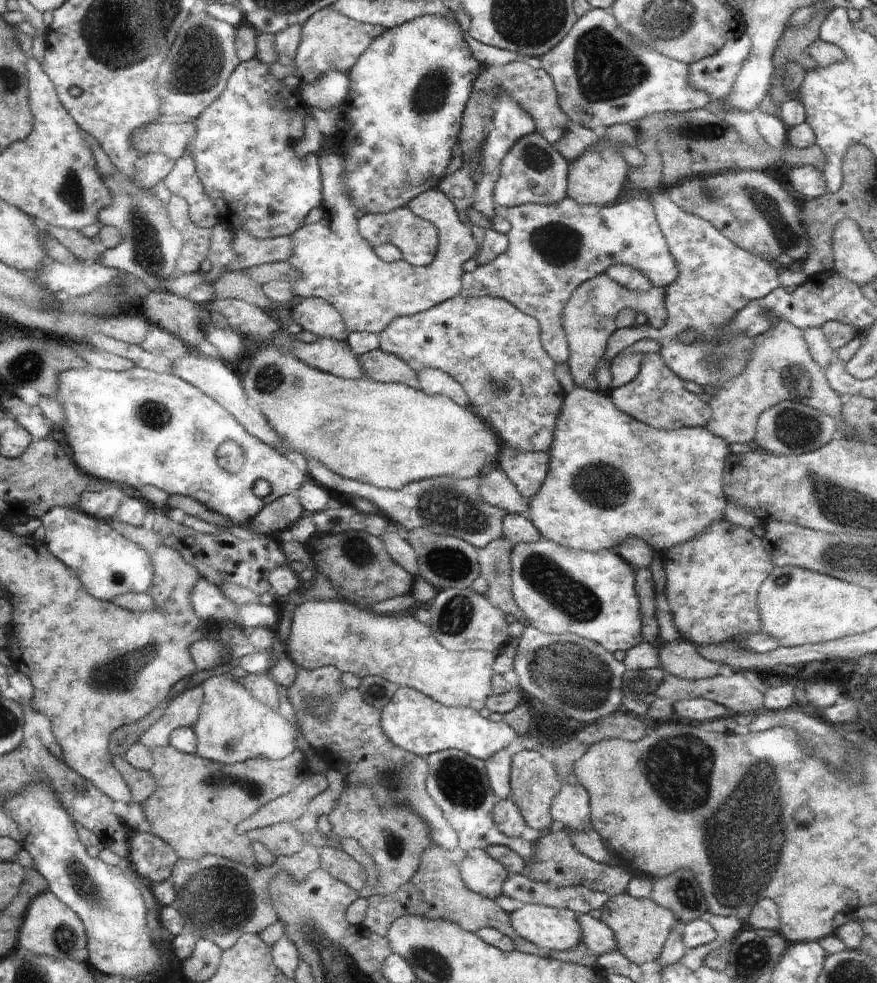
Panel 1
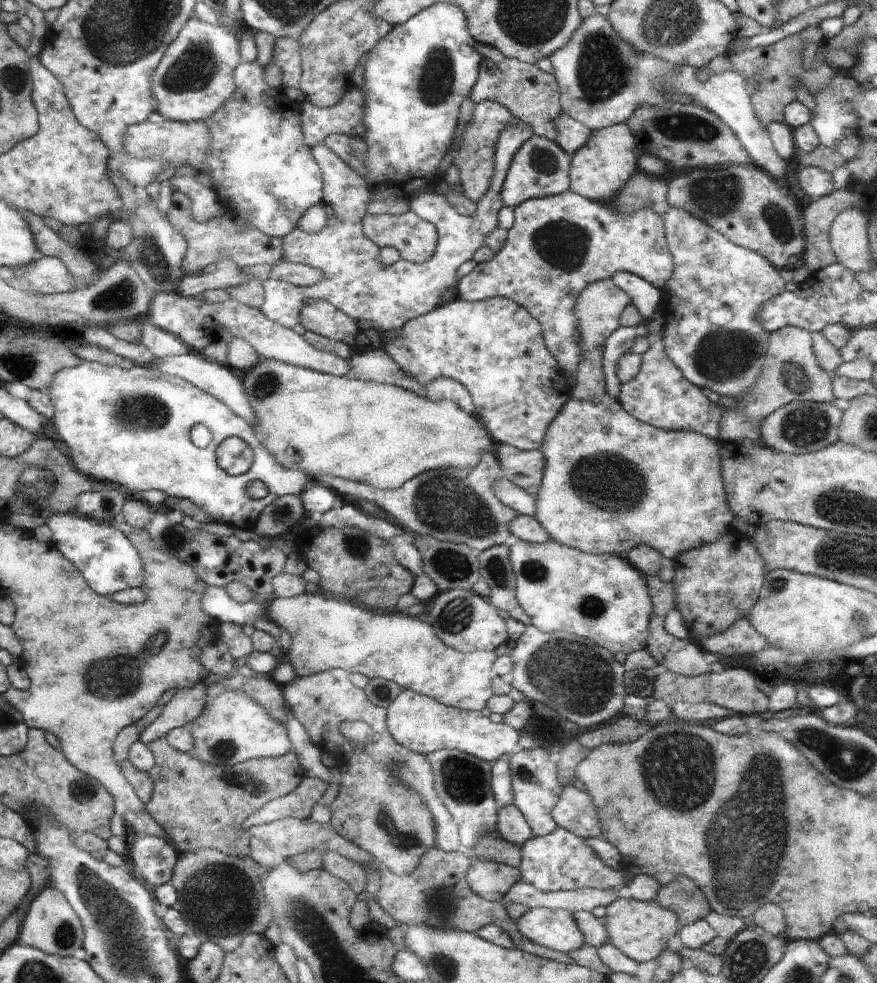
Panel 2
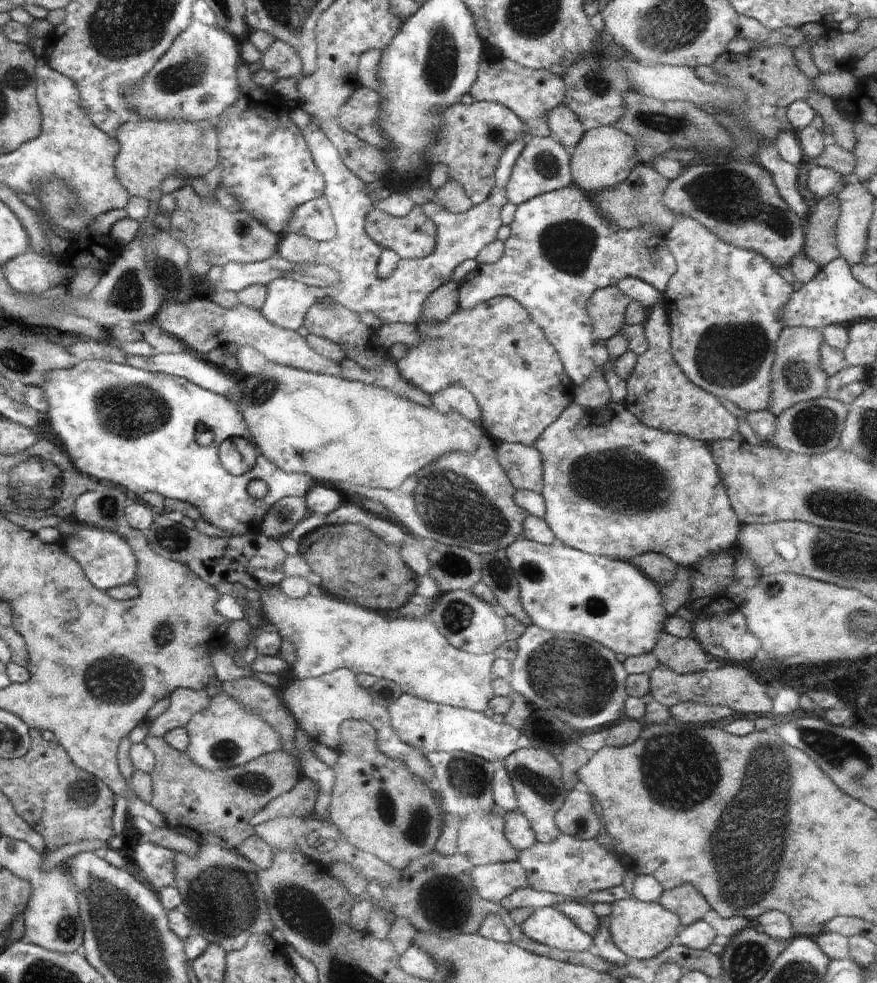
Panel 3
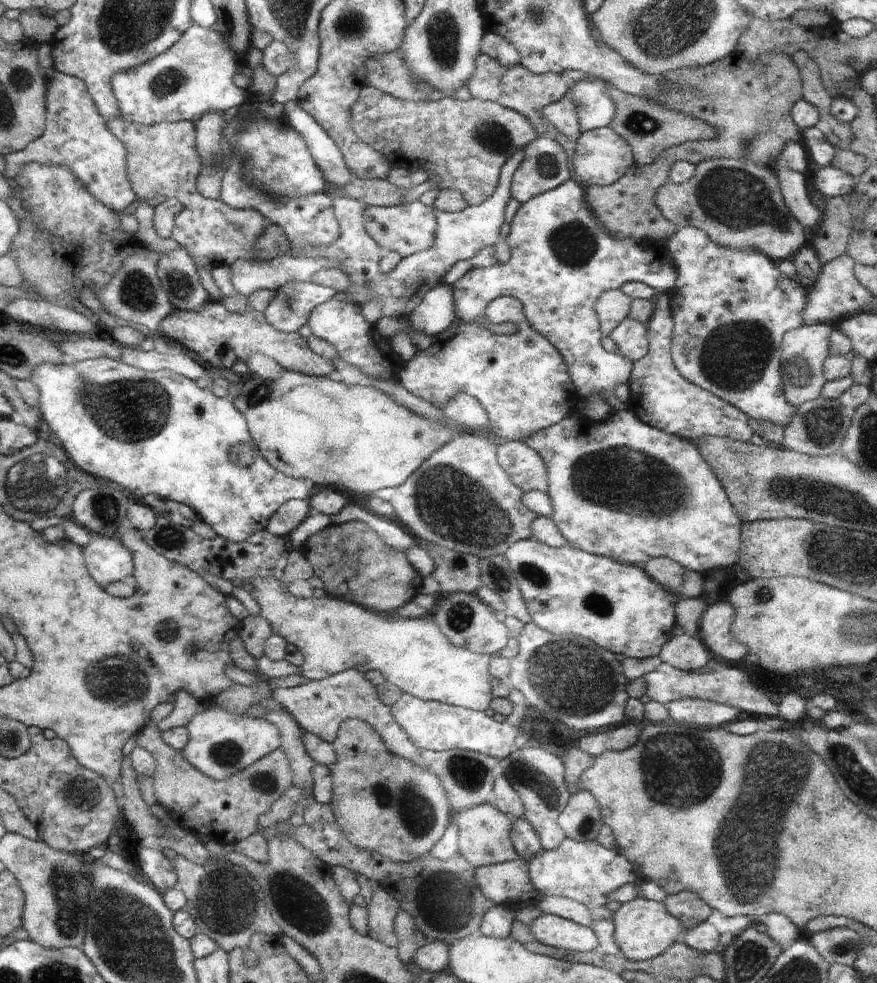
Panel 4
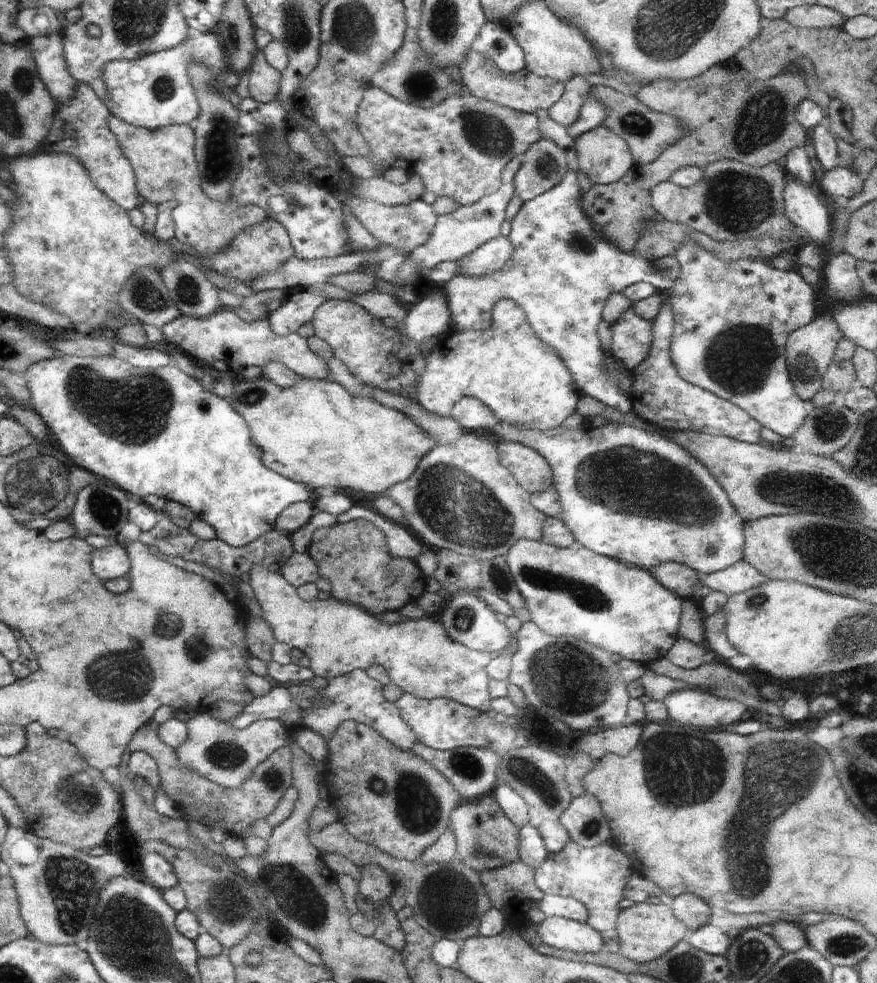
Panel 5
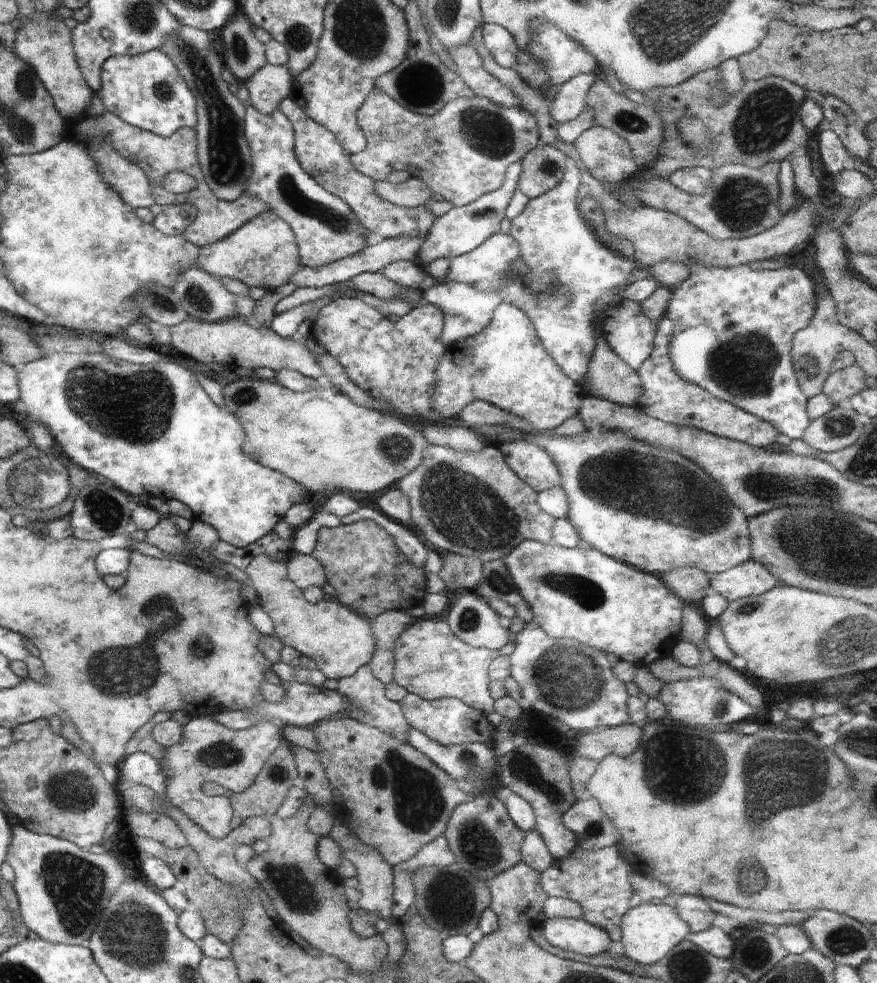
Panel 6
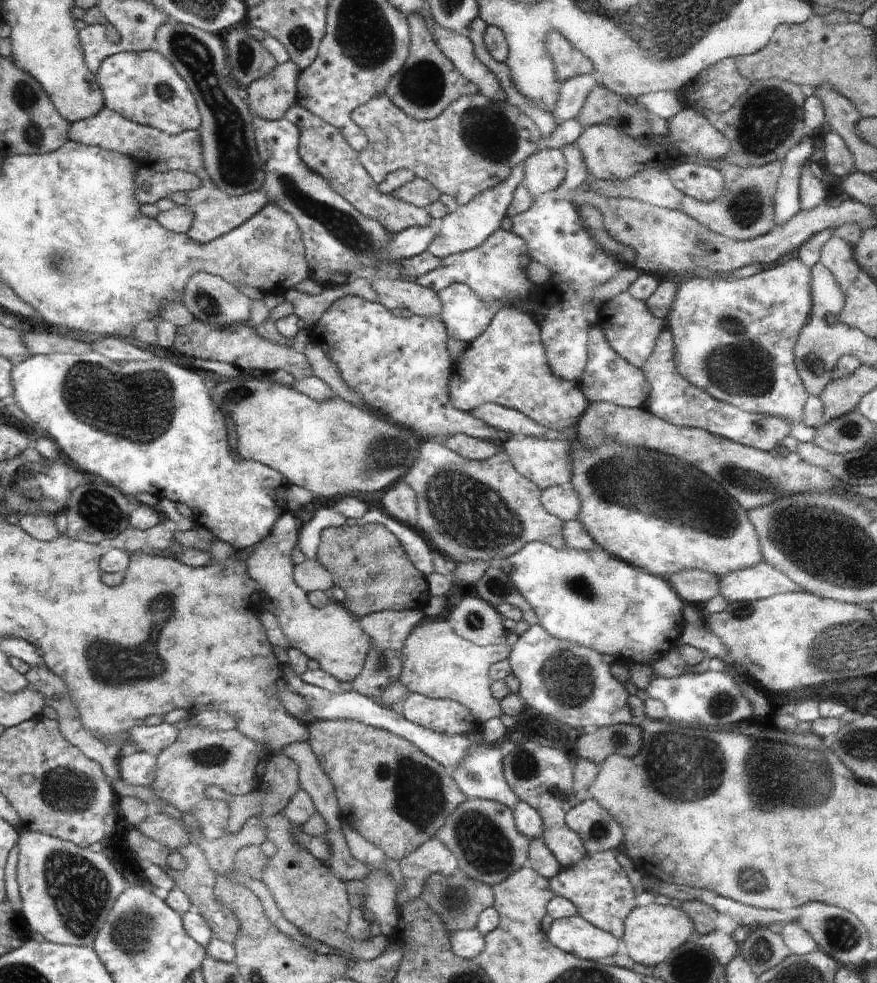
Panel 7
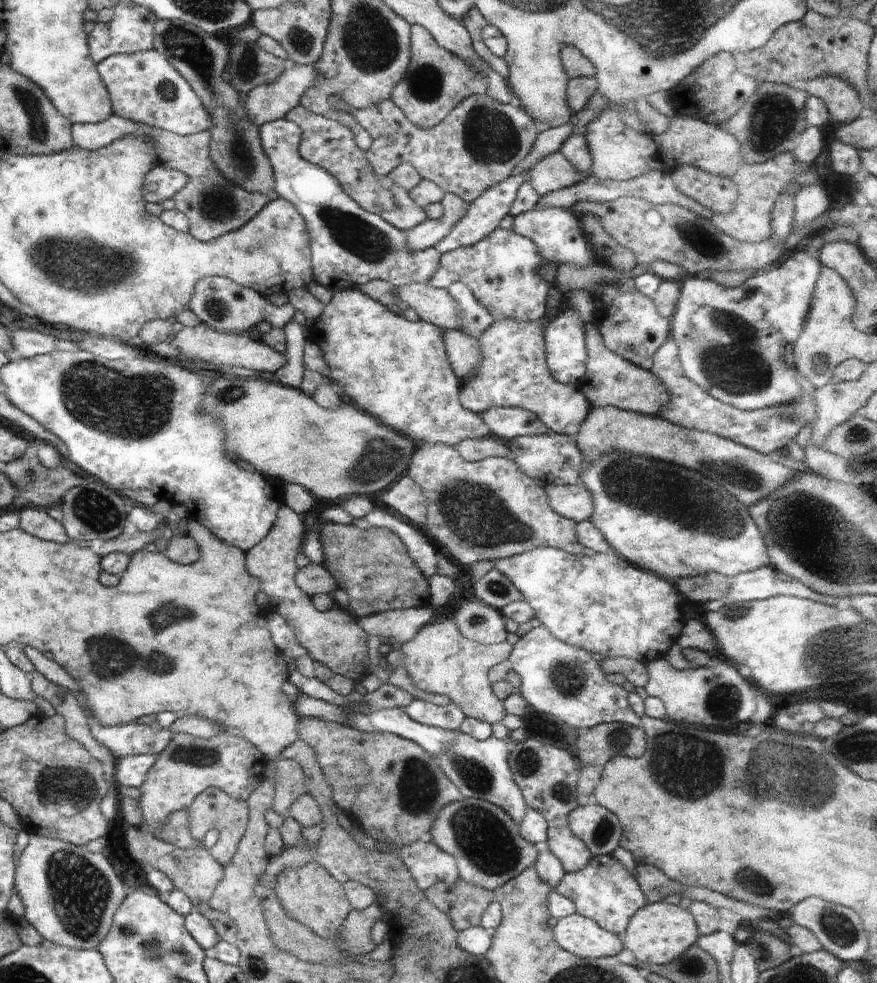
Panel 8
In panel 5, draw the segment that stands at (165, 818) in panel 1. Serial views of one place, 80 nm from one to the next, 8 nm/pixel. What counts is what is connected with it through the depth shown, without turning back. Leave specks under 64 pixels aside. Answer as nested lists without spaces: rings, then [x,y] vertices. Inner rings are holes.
[[[151,721],[142,727],[134,736],[127,752],[132,753],[139,750],[146,752],[156,762],[161,790],[176,804],[176,808],[184,816],[187,814],[188,806],[186,804],[190,804],[190,802],[202,804],[211,811],[218,810],[220,820],[224,822],[224,832],[229,836],[246,837],[254,823],[277,811],[278,804],[284,798],[285,792],[293,787],[293,752],[287,745],[274,752],[269,759],[258,764],[250,779],[239,788],[224,788],[224,786],[214,784],[213,781],[200,776],[193,769],[186,768],[186,764],[182,764],[177,752],[170,749],[161,740],[158,722]]]

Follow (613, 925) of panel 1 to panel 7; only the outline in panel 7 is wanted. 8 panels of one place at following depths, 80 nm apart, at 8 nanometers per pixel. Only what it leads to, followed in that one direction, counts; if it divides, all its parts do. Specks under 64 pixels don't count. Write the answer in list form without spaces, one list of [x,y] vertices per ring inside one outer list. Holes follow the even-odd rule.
[[[657,903],[639,906],[625,920],[624,925],[624,950],[634,962],[648,966],[664,963],[674,950],[692,940],[696,933],[693,920],[682,908]]]

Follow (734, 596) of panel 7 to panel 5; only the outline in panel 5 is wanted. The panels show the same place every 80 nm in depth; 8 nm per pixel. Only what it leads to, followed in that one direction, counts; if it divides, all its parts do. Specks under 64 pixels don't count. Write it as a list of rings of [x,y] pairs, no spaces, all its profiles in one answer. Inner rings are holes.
[[[739,561],[725,570],[711,574],[702,573],[699,578],[701,582],[704,582],[705,591],[718,590],[726,596],[746,592],[768,580],[766,576],[760,576],[760,572],[754,566],[750,566],[744,561]]]

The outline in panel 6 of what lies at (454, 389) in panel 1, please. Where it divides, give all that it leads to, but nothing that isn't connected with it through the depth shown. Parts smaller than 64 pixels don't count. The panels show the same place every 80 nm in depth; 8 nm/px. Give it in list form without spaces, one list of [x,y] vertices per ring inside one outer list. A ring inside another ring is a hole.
[[[474,400],[470,402],[462,411],[461,415],[457,417],[466,427],[470,429],[472,426],[478,428],[479,426],[490,425],[505,425],[514,428],[514,430],[522,430],[522,432],[530,432],[535,430],[522,418],[502,412],[500,408],[488,404],[482,400]]]

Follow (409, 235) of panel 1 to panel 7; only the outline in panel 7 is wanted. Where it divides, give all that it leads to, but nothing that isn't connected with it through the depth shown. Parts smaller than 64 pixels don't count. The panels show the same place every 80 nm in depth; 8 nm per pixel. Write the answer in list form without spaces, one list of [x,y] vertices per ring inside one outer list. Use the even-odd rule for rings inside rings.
[[[297,102],[285,112],[286,119],[293,121],[300,129],[300,157],[311,169],[321,173],[333,188],[341,193],[354,208],[364,216],[378,220],[392,234],[406,231],[410,227],[426,227],[433,222],[427,209],[404,202],[390,193],[382,193],[367,170],[360,163],[359,152],[345,139],[345,136],[334,125],[318,118],[309,109]]]

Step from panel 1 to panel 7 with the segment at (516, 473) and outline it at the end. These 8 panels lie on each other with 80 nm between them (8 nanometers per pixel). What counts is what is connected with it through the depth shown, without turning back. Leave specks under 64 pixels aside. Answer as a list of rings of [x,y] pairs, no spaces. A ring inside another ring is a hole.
[[[513,436],[501,444],[502,450],[508,454],[522,476],[537,484],[541,490],[549,486],[567,486],[573,475],[573,456],[571,455],[571,441],[566,439],[546,440],[538,437]]]

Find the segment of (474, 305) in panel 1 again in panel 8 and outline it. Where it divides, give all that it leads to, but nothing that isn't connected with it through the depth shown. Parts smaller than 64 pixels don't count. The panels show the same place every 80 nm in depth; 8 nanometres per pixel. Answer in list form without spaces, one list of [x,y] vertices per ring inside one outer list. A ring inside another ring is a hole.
[[[540,321],[493,322],[478,340],[483,350],[481,368],[468,383],[461,385],[462,404],[470,412],[481,415],[492,407],[518,407],[533,412],[551,431],[576,436],[590,416],[592,405],[583,391],[562,384],[549,371]]]

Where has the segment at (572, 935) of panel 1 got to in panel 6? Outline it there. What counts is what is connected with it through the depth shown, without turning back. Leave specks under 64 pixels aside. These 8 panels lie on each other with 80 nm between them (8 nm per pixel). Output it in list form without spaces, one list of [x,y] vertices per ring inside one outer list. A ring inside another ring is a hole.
[[[548,918],[540,927],[552,947],[578,955],[602,955],[612,942],[604,929],[583,919]]]

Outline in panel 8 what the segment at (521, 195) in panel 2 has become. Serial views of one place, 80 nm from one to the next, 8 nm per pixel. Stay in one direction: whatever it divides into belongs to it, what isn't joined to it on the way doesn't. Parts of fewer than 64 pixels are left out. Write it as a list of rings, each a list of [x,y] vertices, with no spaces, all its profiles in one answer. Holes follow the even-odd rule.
[[[560,151],[539,160],[531,167],[529,176],[537,198],[564,187],[573,187],[586,178]]]

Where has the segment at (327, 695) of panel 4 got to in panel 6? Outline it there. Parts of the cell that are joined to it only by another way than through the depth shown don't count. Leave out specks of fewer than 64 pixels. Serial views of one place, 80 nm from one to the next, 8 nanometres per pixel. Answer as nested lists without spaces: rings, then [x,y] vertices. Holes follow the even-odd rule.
[[[369,663],[357,671],[353,676],[340,678],[334,692],[338,692],[338,694],[350,698],[350,700],[354,702],[356,708],[350,710],[350,712],[344,712],[344,714],[340,712],[340,714],[332,716],[330,720],[344,717],[354,718],[354,720],[357,719],[362,722],[362,724],[374,726],[378,728],[378,730],[382,730],[382,732],[386,732],[386,734],[390,734],[390,736],[399,739],[404,739],[406,732],[410,730],[410,726],[405,720],[400,704],[395,701],[388,701],[385,698],[385,685],[372,674],[372,668],[370,668]]]

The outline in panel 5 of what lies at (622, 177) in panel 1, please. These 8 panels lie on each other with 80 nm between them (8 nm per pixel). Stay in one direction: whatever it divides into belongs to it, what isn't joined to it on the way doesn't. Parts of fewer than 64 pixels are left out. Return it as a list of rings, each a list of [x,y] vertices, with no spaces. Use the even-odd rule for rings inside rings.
[[[603,125],[575,142],[580,169],[595,185],[618,182],[635,164],[626,142]]]

